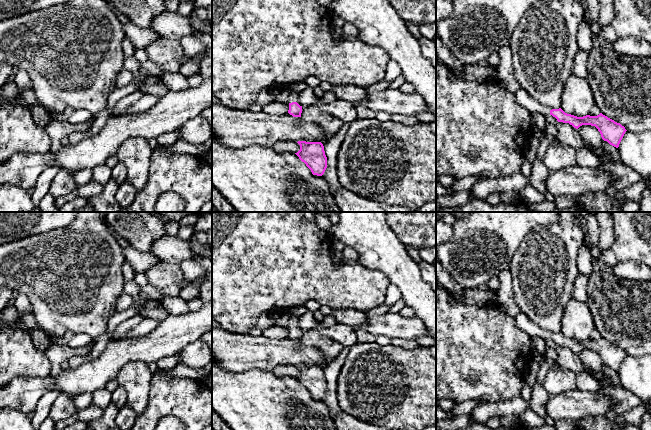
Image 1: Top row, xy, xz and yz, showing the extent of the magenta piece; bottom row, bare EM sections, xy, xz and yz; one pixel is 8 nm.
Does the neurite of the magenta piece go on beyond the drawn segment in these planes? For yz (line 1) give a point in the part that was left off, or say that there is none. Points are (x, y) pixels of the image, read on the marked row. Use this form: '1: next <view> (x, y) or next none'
1: next yz (522, 96)

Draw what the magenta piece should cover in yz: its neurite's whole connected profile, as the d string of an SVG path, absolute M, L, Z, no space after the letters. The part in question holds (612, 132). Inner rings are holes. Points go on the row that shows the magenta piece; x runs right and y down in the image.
M521 87L513 93L513 95L518 103L525 107L530 113L541 113L546 117L552 115L558 122L569 123L576 129L582 125L595 126L600 132L602 139L616 148L619 147L619 144L627 131L620 123L615 122L602 113L597 116L586 115L577 117L565 113L561 108L551 110L549 107L541 105Z

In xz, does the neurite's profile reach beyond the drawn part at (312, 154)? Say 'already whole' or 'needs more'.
already whole

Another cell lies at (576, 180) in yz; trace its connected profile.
M575 165L562 170L549 171L546 191L553 196L580 196L585 192L603 192L614 184L611 174L601 168Z

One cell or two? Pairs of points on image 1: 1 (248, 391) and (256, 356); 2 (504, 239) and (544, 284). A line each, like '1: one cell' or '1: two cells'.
1: two cells
2: two cells

